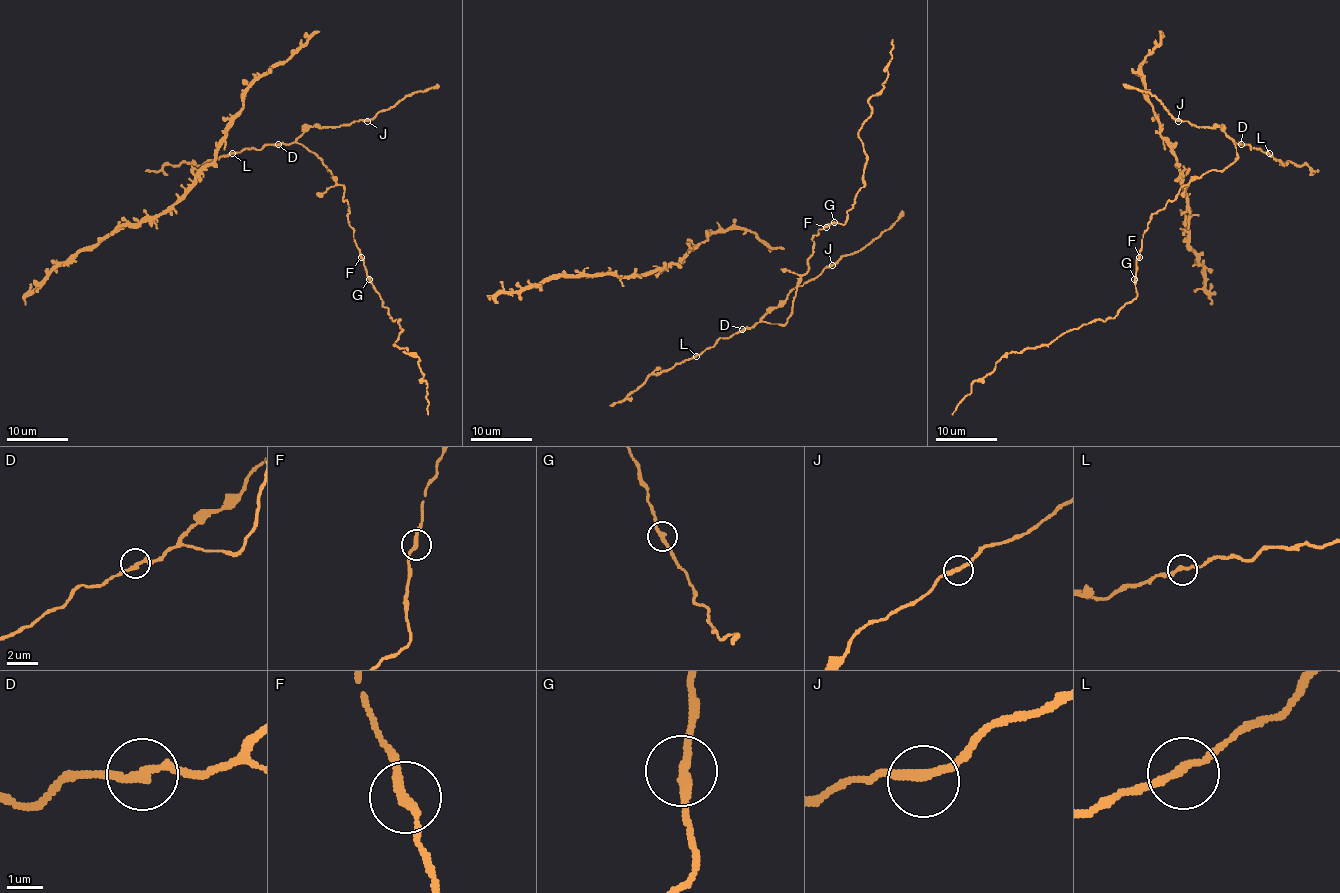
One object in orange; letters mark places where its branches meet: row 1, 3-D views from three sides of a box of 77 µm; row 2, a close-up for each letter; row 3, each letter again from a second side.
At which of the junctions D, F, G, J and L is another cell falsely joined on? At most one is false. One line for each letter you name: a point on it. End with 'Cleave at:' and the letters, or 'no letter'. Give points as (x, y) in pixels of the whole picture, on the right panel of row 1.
Cleave at: no letter

